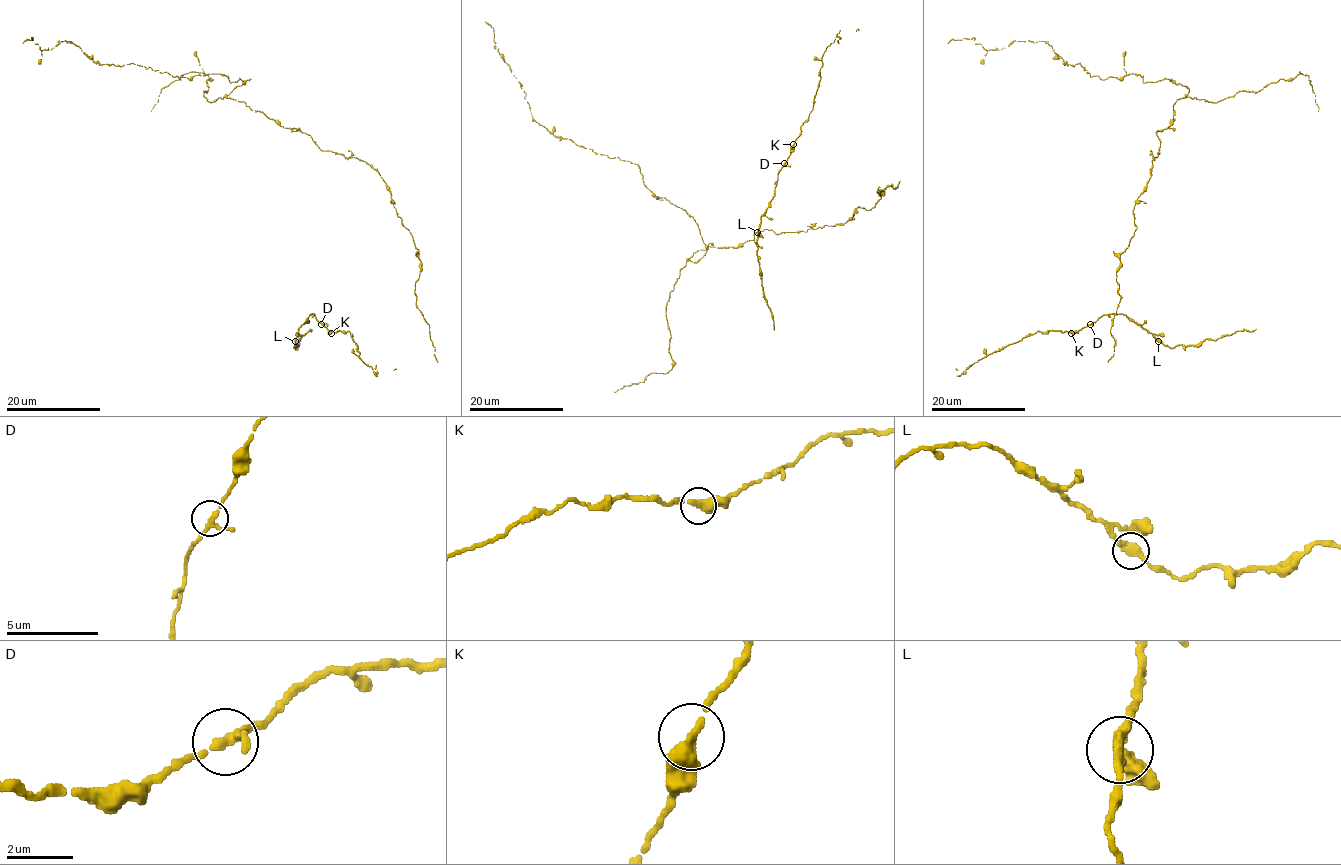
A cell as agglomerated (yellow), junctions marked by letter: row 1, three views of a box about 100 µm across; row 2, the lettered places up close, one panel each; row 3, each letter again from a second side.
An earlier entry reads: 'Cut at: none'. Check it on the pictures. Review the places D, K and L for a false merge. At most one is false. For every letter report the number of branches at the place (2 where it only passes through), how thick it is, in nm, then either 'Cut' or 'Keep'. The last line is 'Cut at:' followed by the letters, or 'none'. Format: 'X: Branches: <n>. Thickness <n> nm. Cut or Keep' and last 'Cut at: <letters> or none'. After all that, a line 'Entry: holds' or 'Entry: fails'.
D: Branches: 3. Thickness 240 nm. Keep
K: Branches: 2. Thickness 360 nm. Keep
L: Branches: 2. Thickness 340 nm. Keep
Cut at: none
Entry: holds

